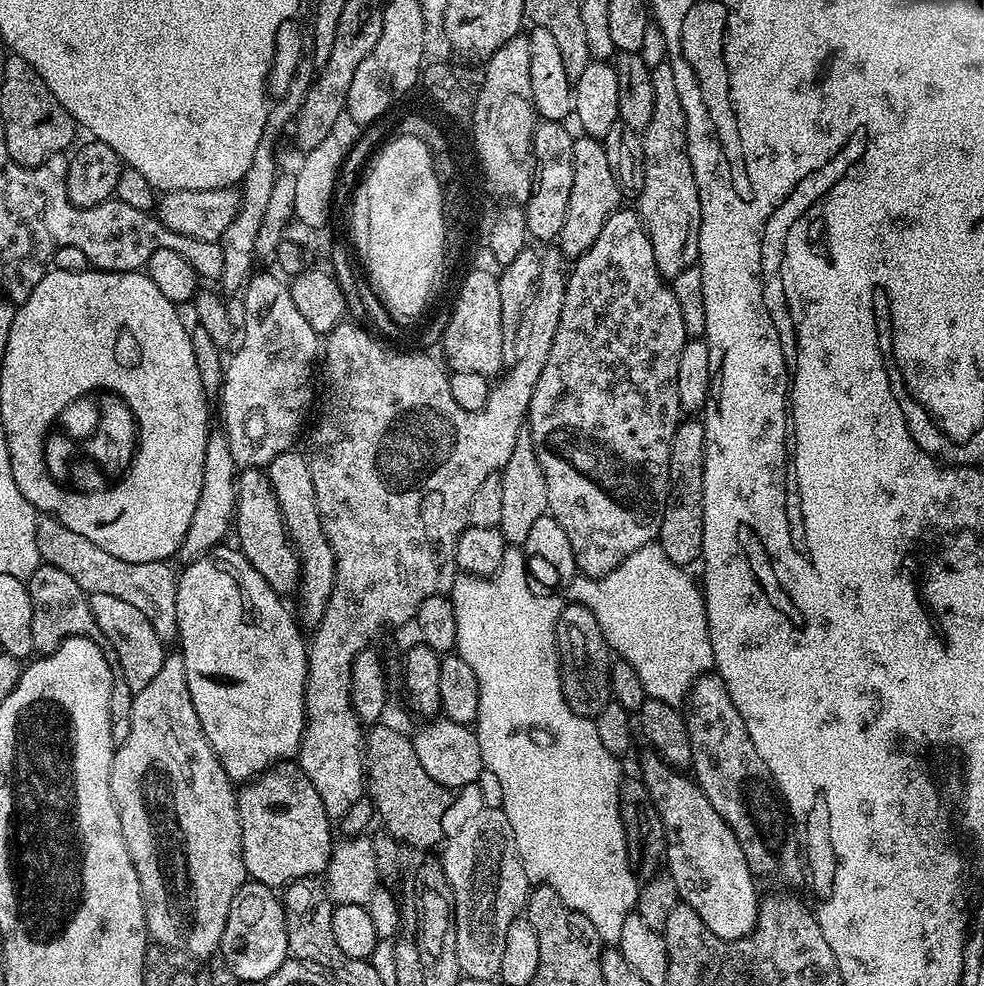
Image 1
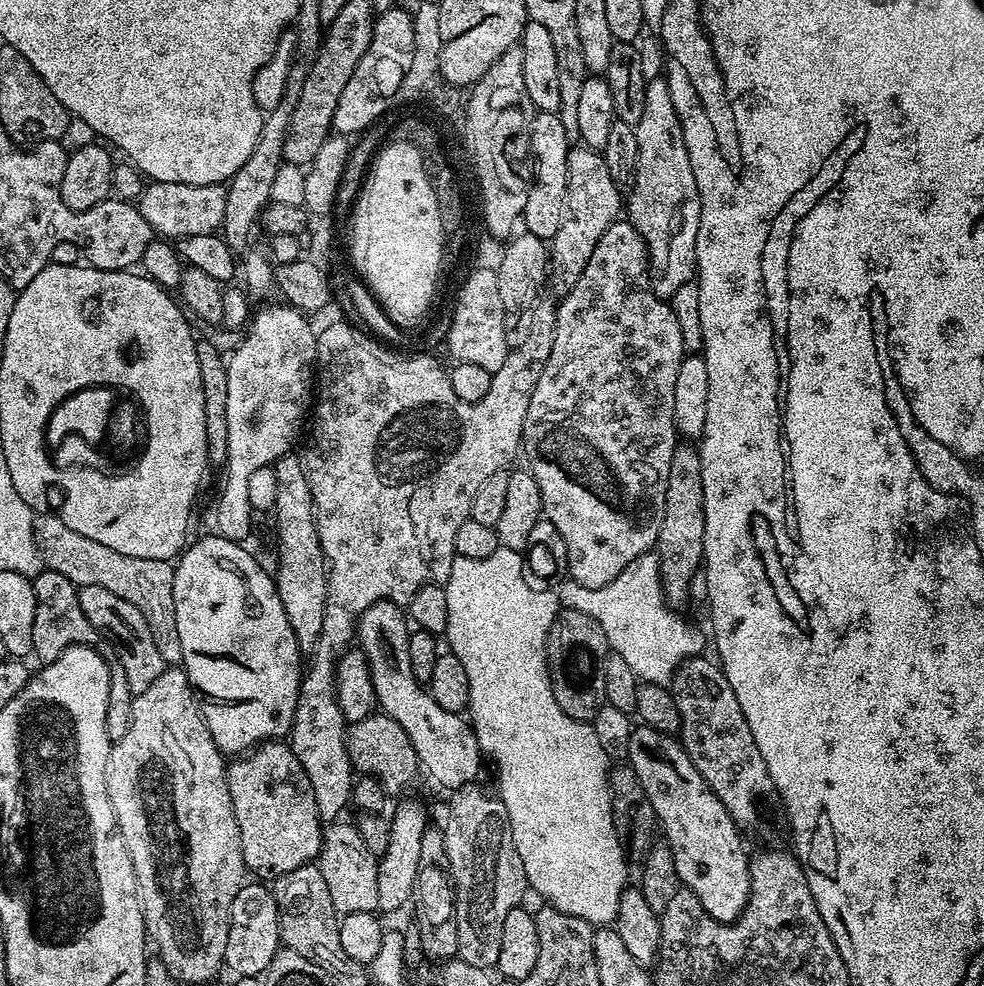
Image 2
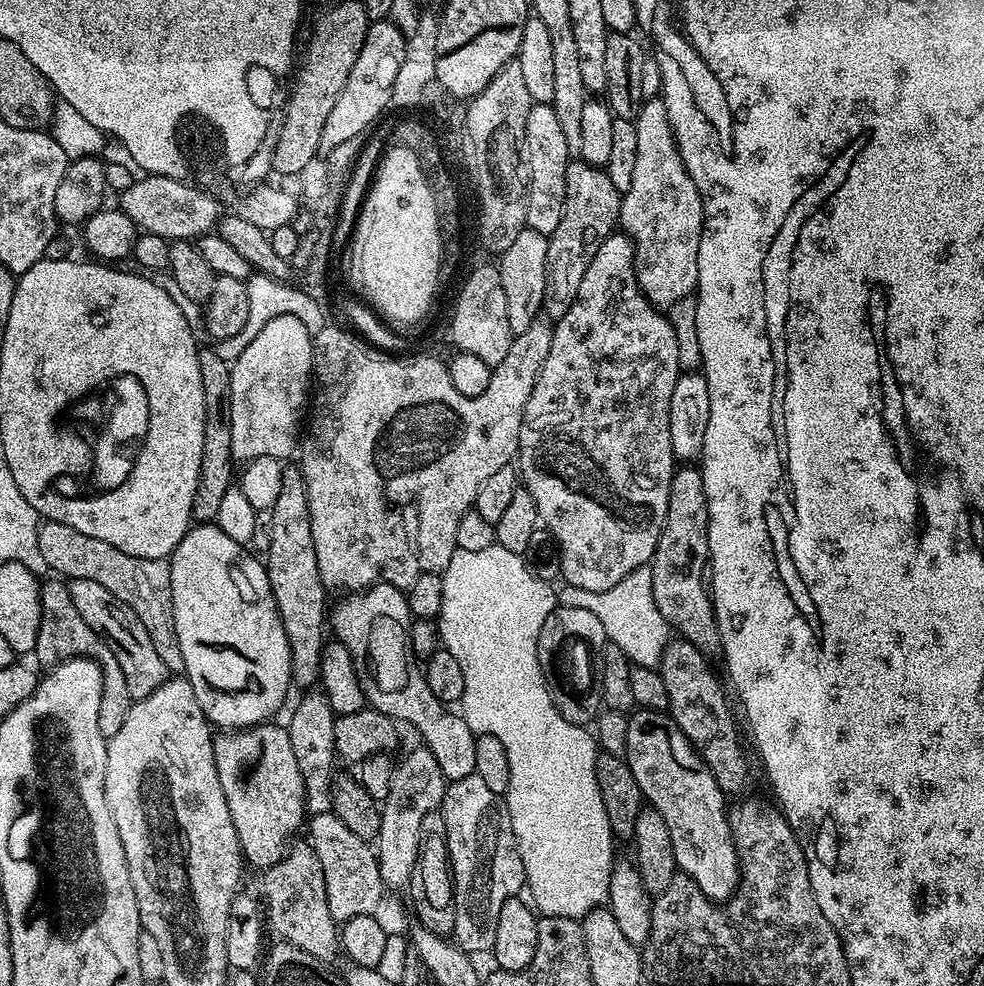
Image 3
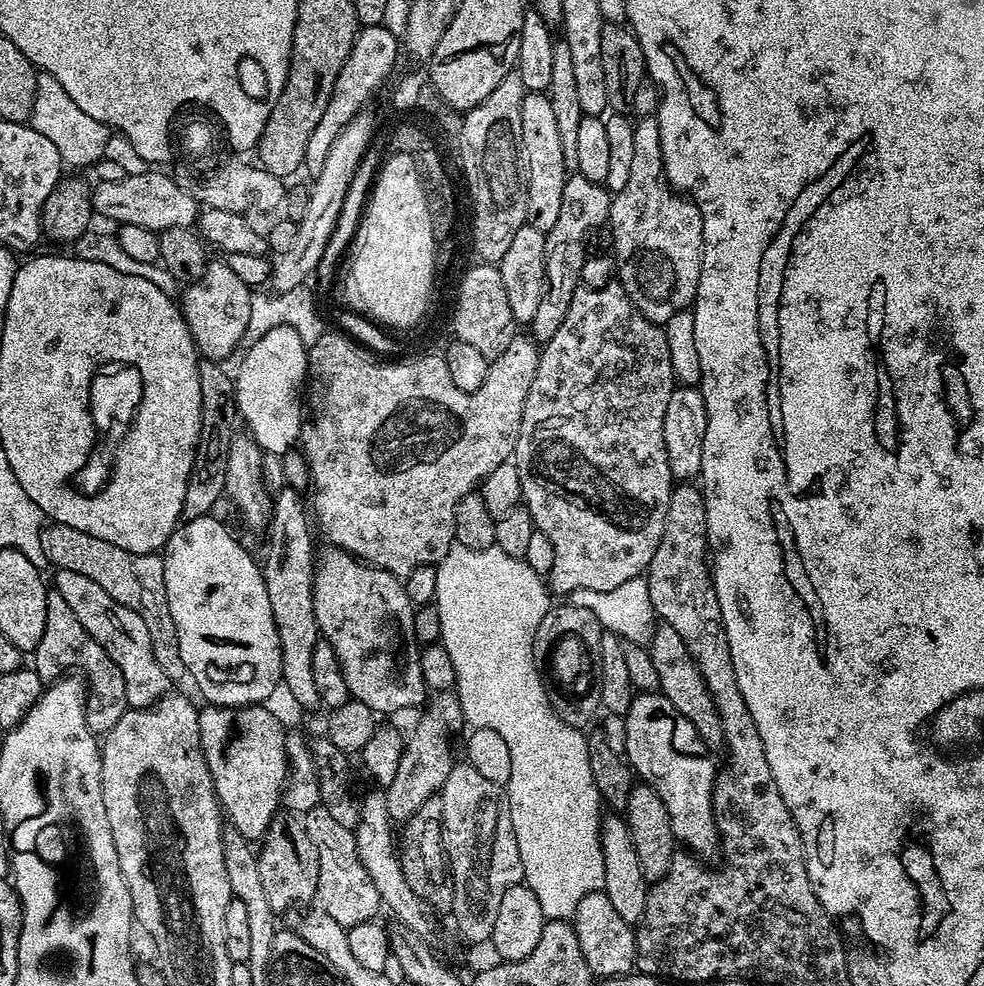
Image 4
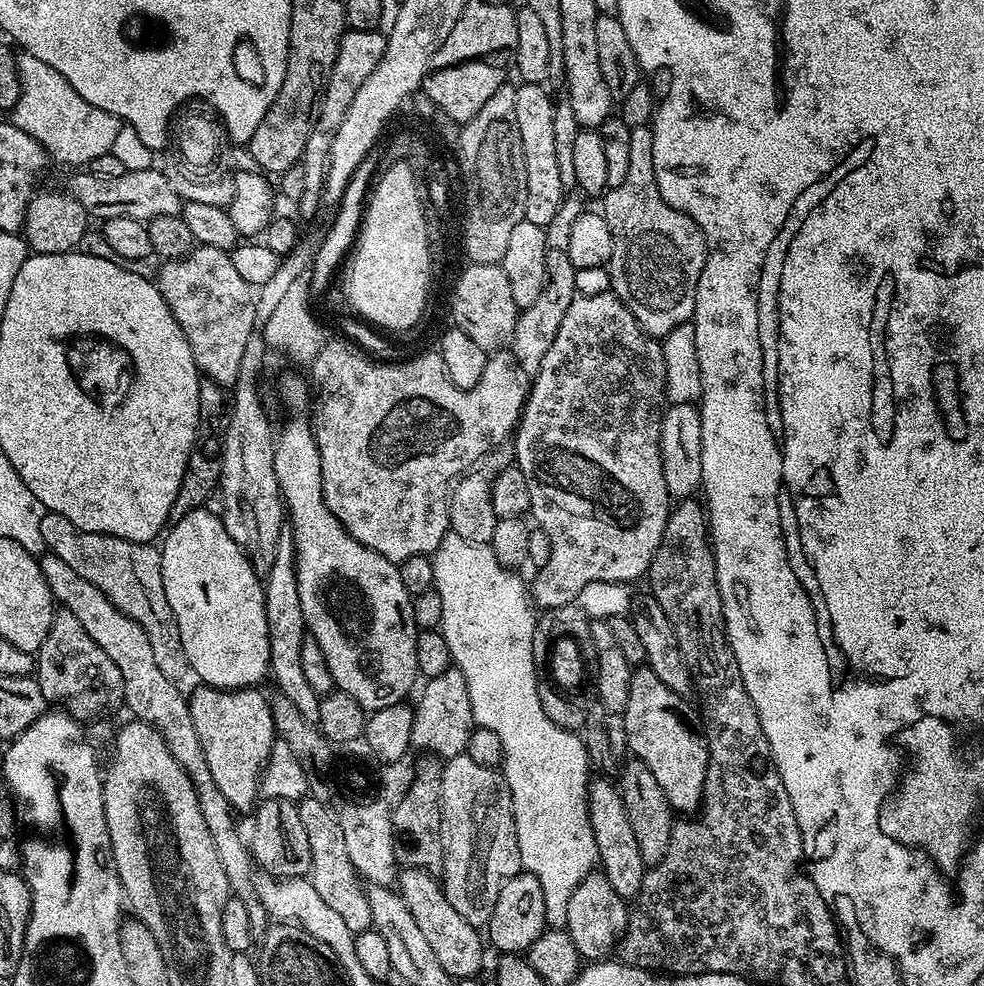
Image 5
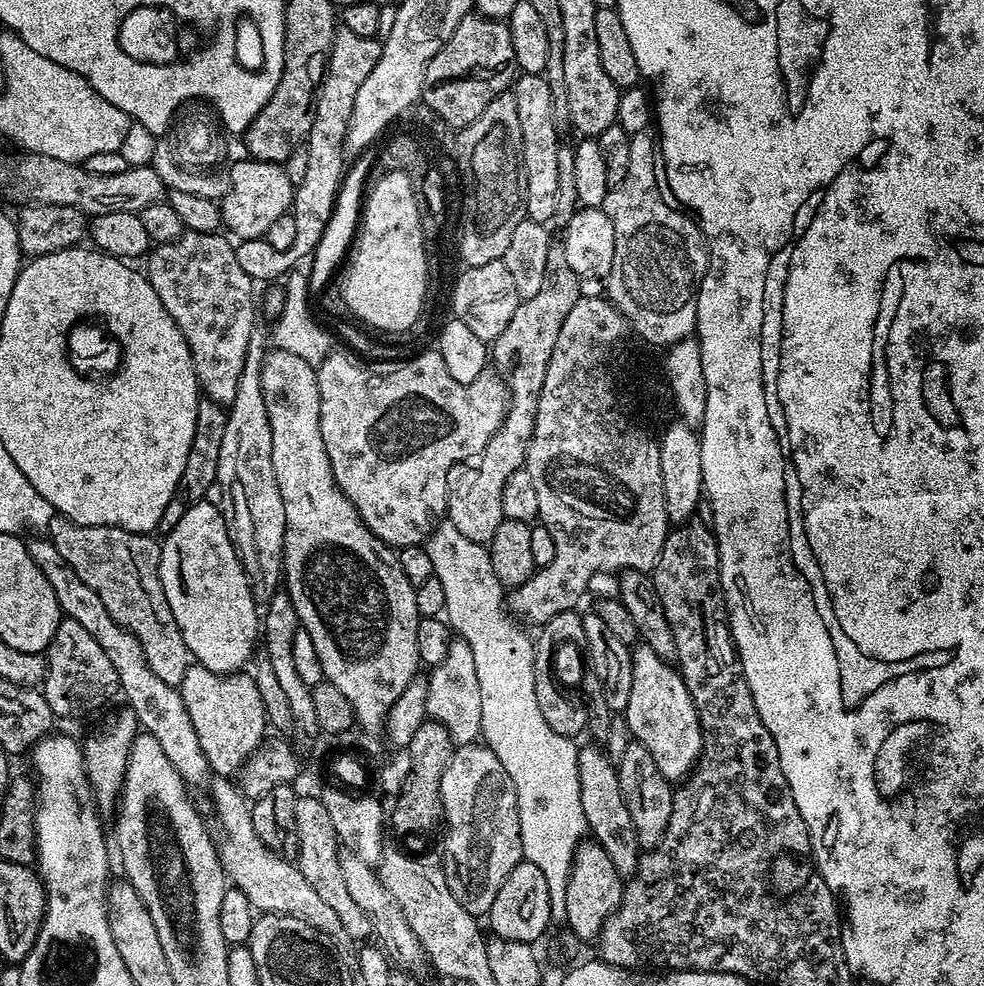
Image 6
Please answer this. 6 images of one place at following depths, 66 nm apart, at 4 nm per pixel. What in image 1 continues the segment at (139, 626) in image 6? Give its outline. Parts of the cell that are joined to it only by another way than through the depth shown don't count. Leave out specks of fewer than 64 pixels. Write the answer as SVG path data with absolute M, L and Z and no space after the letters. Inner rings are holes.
M40 514L36 518L36 537L38 538L38 554L43 563L58 566L58 570L70 574L78 586L86 593L114 594L114 598L123 598L142 610L146 618L150 618L150 626L154 626L154 634L165 646L177 643L180 627L178 626L178 598L176 597L177 573L172 573L172 564L158 562L122 562L122 558L114 558L114 554L106 554L102 546L94 546L90 538L82 538L82 534L74 534L62 522L51 514Z

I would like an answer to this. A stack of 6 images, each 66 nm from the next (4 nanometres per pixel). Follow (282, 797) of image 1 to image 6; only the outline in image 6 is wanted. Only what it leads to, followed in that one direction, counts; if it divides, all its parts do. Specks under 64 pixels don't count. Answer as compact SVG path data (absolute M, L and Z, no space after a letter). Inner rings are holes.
M195 662L189 663L178 687L209 769L220 778L235 777L266 739L264 728L269 727L269 722L258 687L243 671L215 672Z

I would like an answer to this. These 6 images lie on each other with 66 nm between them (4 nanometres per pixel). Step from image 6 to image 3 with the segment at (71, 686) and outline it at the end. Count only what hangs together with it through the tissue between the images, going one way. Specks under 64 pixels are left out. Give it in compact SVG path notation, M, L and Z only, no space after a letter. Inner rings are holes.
M60 578L51 579L45 579L40 585L40 621L35 663L41 669L44 667L44 670L51 670L67 660L93 660L102 670L102 704L98 706L98 730L102 730L105 738L118 734L134 702L130 698L130 689L126 686L126 674L122 674L122 666L118 666L114 650L110 650L110 646L106 646L106 642L102 642L102 638L98 638L98 634L94 634L90 626L86 626L82 614L78 614L70 599L67 583Z

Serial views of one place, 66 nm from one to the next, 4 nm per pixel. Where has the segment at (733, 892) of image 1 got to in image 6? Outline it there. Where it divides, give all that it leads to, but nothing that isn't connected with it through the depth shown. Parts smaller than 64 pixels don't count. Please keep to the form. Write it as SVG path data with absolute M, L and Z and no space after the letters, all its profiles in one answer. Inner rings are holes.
M643 642L632 648L632 665L634 666L634 682L630 685L630 702L622 713L628 724L631 739L637 744L646 746L654 758L654 766L662 772L670 782L680 782L696 767L700 759L700 751L704 745L704 734L700 730L700 719L696 713L694 702L690 698L690 690L686 690L686 682L679 671L671 663L665 662L650 650L650 646Z

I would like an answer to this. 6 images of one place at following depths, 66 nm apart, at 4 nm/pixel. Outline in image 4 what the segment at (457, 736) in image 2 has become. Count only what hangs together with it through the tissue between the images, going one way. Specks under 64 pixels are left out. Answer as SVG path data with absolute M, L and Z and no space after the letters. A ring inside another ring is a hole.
M325 547L325 552L315 557L312 573L314 594L314 618L320 627L320 635L334 646L342 674L346 678L351 699L366 702L377 710L383 708L408 708L411 704L423 705L426 689L420 665L420 648L414 638L414 605L406 594L401 577L385 568L365 564L363 560L343 552L340 548Z

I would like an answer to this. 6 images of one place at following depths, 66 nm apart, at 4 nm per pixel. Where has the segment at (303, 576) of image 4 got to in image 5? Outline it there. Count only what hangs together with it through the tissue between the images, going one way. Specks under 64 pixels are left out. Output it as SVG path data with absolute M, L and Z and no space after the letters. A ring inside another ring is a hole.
M291 531L280 534L278 550L275 551L274 566L268 571L264 586L264 605L266 606L266 622L270 638L271 679L276 679L279 695L285 696L301 712L302 717L310 724L316 724L320 718L320 698L306 682L302 674L302 642L306 635L302 601L298 599L298 582L296 581L296 548L292 544Z

